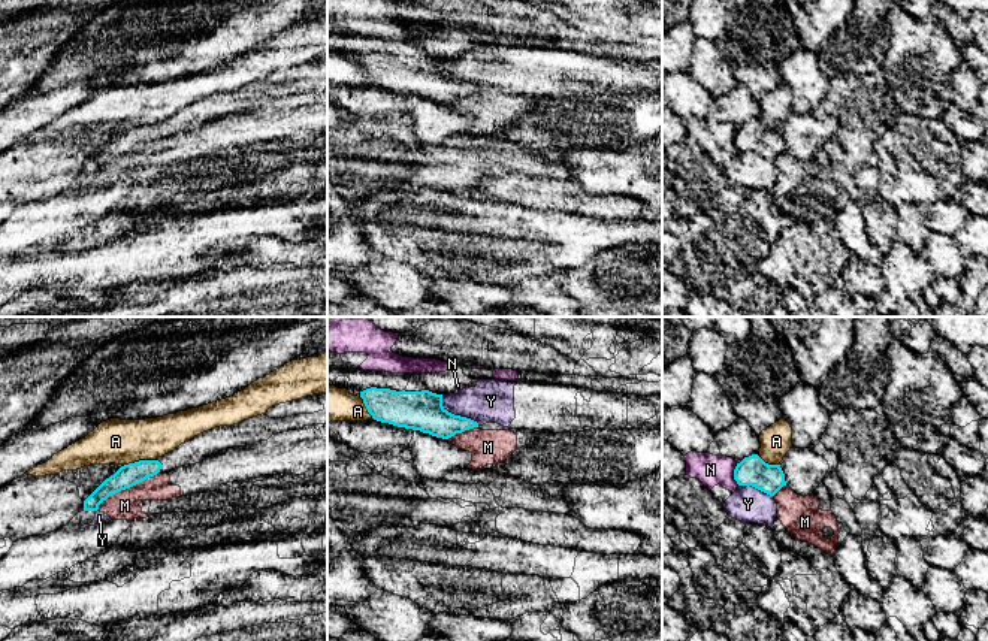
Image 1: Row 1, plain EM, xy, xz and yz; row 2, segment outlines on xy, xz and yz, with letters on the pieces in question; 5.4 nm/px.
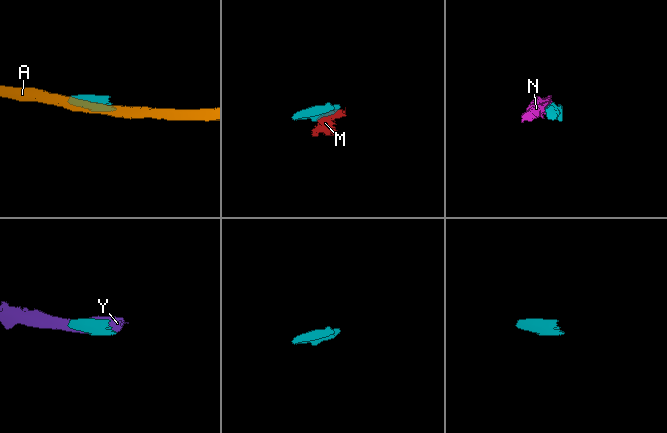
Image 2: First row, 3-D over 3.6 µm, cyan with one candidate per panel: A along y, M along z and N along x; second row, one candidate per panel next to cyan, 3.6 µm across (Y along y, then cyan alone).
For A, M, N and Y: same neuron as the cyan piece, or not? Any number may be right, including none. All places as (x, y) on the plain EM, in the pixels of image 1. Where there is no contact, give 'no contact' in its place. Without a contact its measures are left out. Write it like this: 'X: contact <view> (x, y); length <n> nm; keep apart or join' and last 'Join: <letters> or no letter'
A: contact xy (139, 126); length 170 nm; keep apart
M: contact xy (126, 153); length 380 nm; keep apart
N: contact yz (734, 139); length 120 nm; keep apart
Y: contact xz (456, 81); length 260 nm; keep apart
Join: no letter

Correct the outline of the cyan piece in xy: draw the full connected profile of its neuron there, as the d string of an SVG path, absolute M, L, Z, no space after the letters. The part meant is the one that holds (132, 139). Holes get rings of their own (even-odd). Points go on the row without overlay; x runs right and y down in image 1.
M327 57L274 70L266 79L233 91L220 91L203 97L155 126L139 126L121 131L84 166L84 176L97 176L103 166L121 155L175 133L196 130L223 115L247 112L259 106L268 106L277 99L326 88Z

